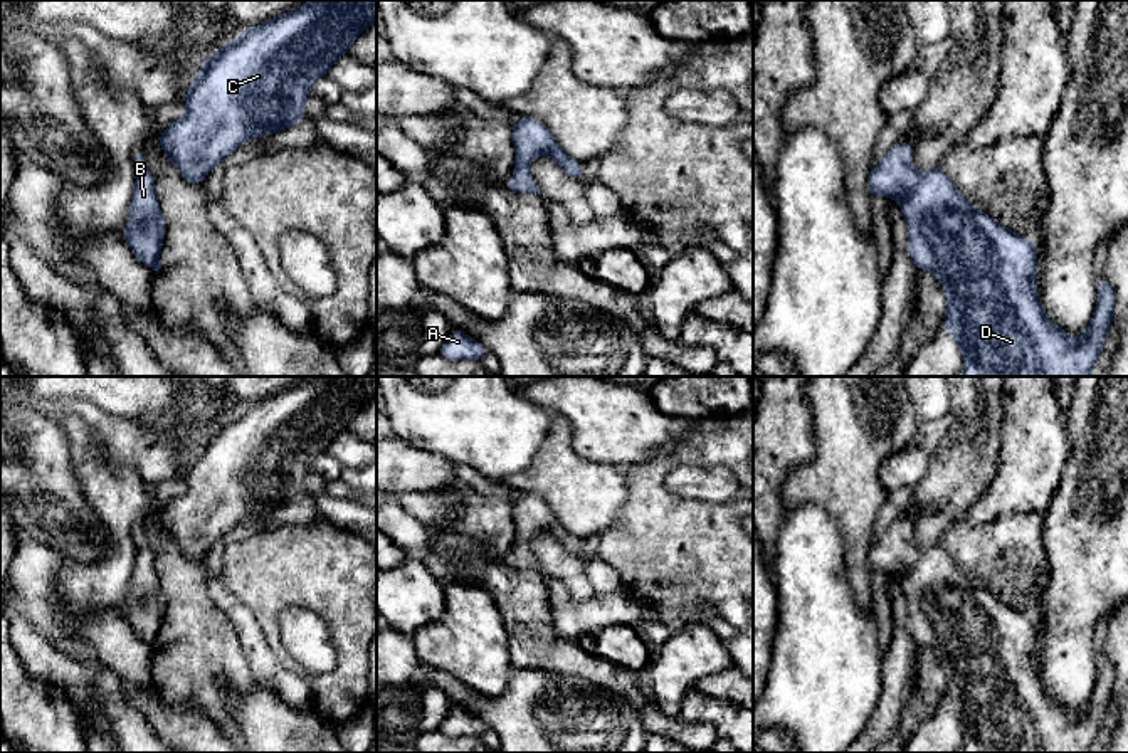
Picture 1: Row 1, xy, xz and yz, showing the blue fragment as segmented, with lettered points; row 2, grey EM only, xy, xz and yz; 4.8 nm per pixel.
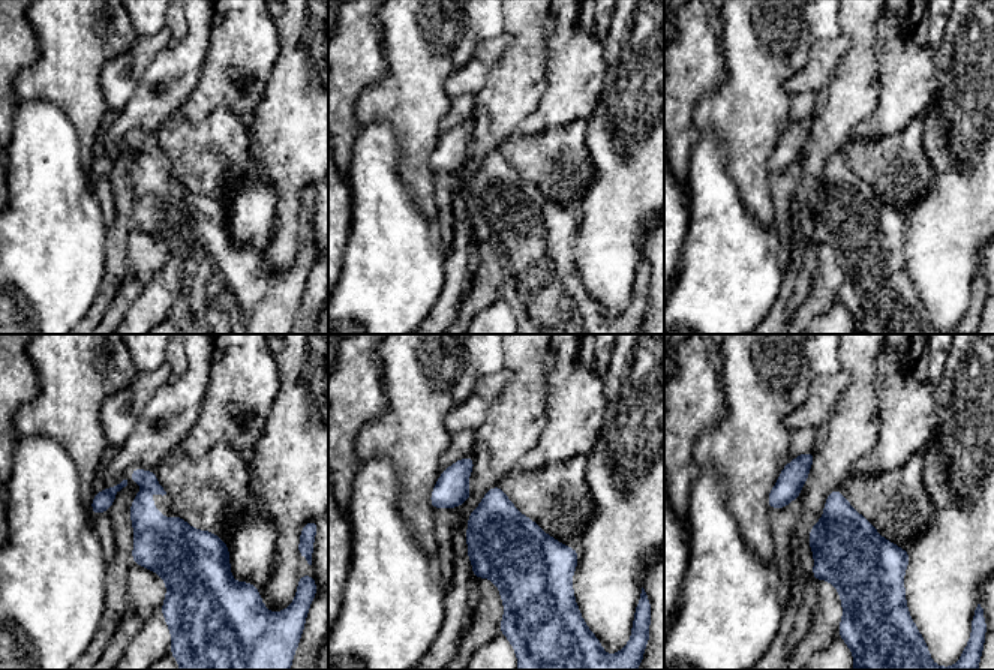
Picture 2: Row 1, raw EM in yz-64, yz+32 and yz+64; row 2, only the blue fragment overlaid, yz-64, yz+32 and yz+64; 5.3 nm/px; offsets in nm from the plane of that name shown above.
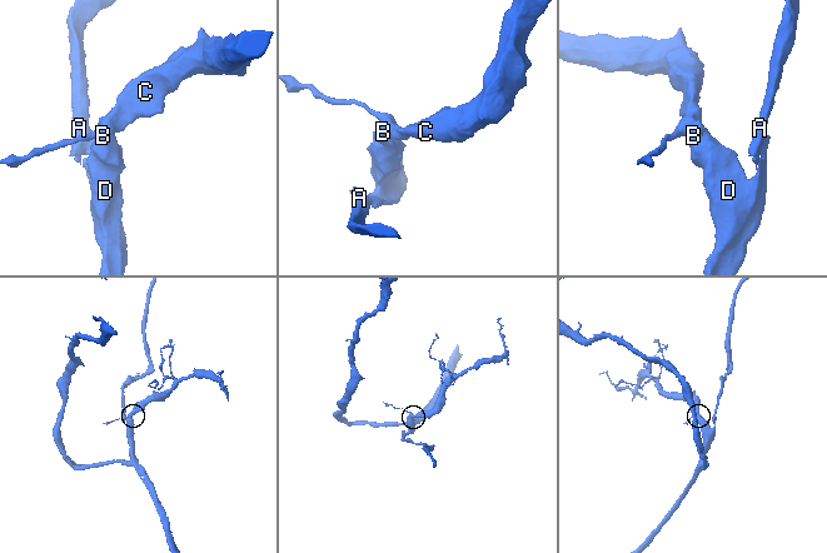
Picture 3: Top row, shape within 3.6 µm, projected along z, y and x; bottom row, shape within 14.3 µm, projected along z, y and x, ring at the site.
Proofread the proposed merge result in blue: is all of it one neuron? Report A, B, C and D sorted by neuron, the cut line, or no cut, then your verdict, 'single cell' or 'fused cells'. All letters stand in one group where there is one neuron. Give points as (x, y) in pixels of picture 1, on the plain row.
groups A B C D; cut none; single cell

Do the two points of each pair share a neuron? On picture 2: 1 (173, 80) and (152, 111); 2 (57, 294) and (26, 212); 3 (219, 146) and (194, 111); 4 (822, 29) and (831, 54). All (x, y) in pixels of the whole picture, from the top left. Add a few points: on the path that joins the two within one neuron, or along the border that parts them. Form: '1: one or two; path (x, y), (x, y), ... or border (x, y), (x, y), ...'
1: one; path (165, 87), (152, 104)
2: one; path (44, 273), (44, 233)
3: two; border (182, 108), (194, 123), (215, 110), (236, 116)
4: two; border (840, 33), (829, 39), (814, 39)

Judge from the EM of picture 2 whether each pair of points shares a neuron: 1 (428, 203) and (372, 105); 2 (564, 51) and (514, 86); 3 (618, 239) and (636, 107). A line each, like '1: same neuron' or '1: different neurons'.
1: same neuron
2: different neurons
3: same neuron

